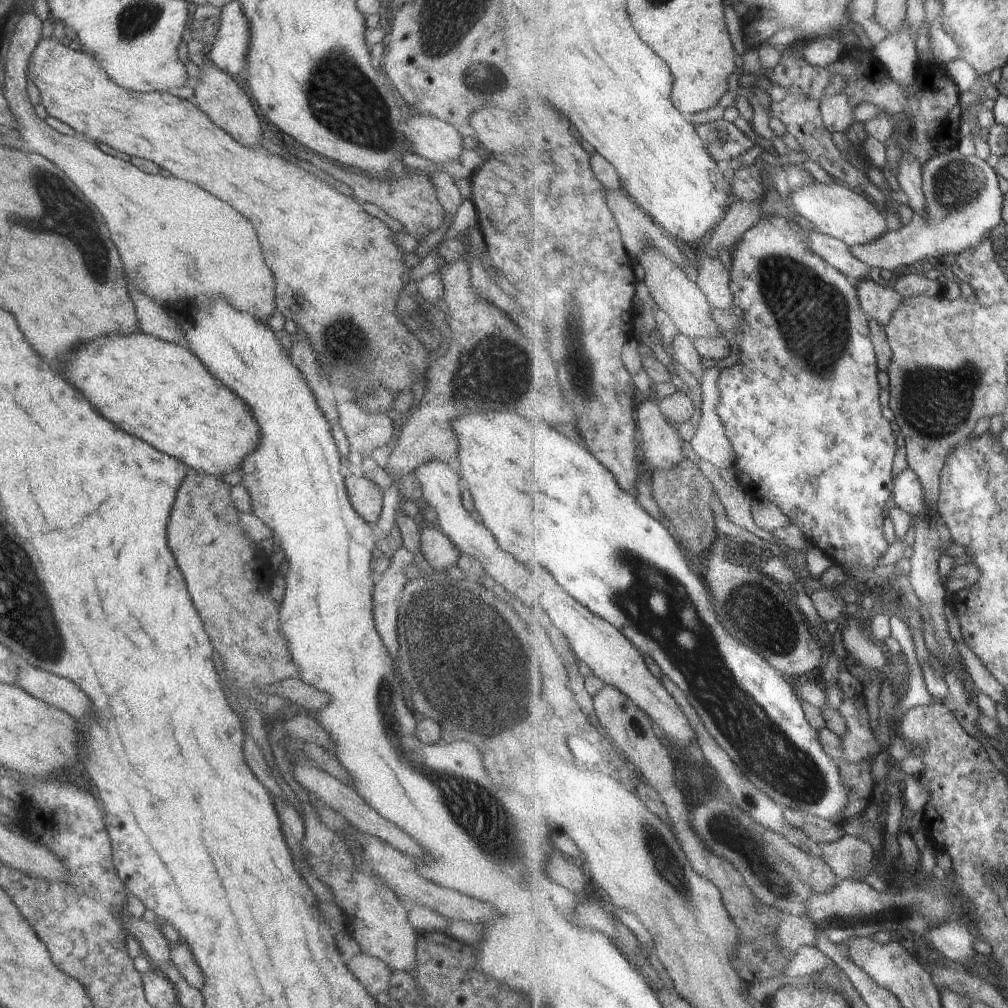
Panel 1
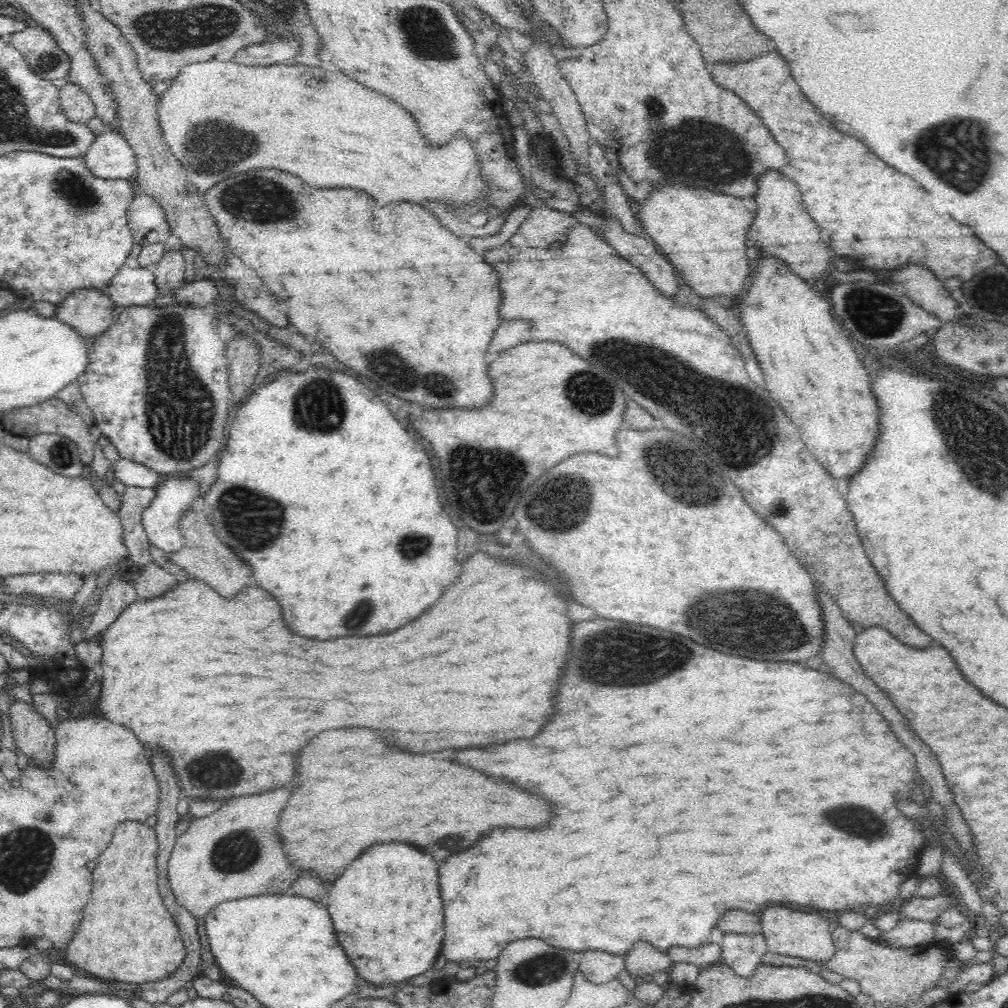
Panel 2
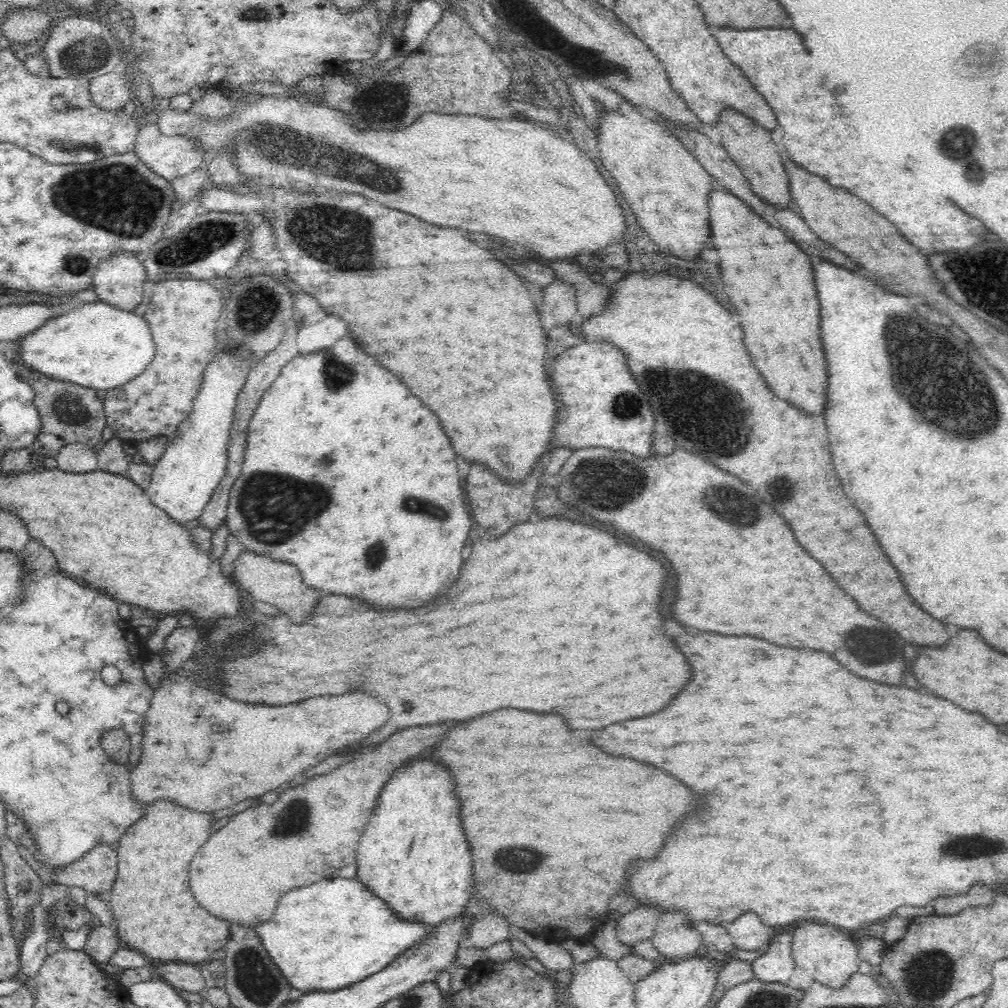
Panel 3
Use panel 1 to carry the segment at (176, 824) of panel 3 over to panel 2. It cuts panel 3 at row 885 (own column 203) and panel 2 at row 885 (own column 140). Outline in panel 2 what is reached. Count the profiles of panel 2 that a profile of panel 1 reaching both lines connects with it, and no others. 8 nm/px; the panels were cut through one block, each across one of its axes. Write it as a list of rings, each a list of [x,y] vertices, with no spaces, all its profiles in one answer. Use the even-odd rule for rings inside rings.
[[[126,820],[114,830],[108,848],[98,856],[97,866],[91,874],[94,888],[84,912],[82,928],[76,932],[78,936],[66,946],[69,964],[100,981],[118,980],[139,985],[163,979],[178,970],[186,958],[186,947],[182,944],[182,936],[172,914],[164,906],[158,892],[157,854],[156,829],[150,828],[145,822]]]

